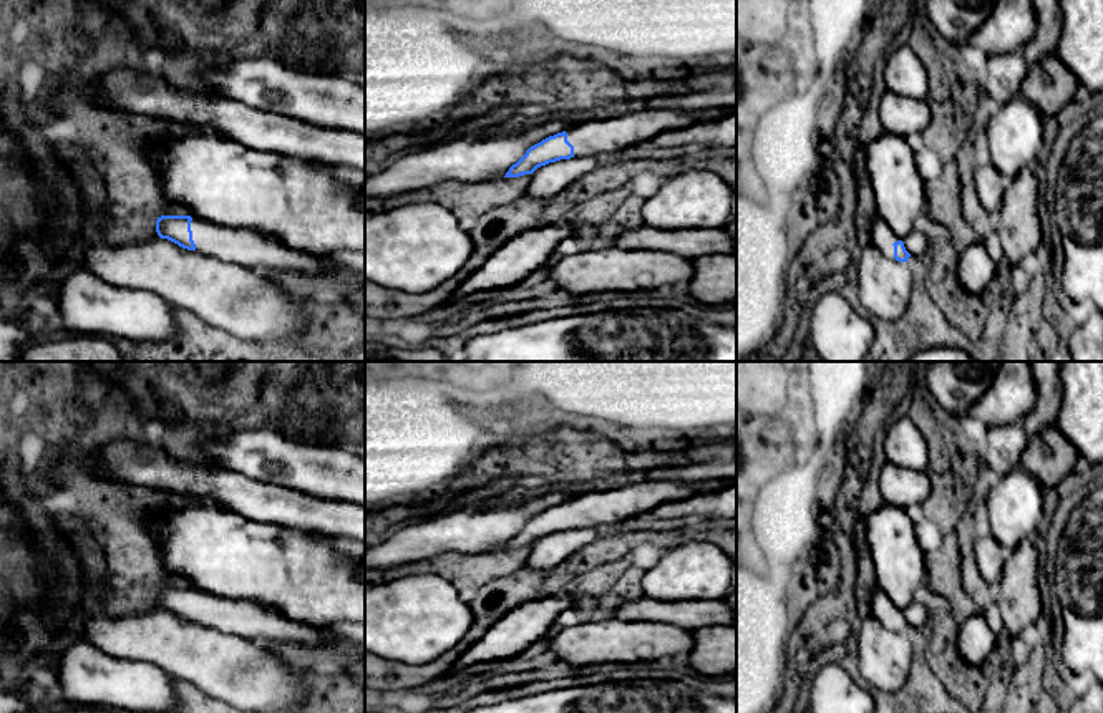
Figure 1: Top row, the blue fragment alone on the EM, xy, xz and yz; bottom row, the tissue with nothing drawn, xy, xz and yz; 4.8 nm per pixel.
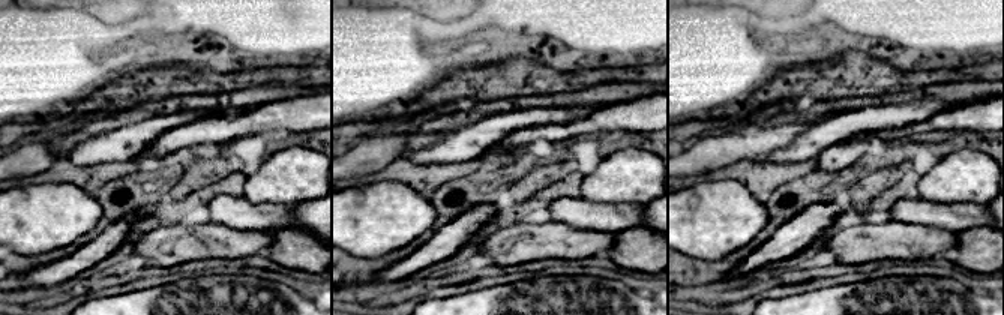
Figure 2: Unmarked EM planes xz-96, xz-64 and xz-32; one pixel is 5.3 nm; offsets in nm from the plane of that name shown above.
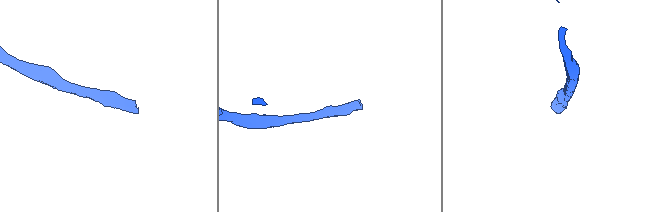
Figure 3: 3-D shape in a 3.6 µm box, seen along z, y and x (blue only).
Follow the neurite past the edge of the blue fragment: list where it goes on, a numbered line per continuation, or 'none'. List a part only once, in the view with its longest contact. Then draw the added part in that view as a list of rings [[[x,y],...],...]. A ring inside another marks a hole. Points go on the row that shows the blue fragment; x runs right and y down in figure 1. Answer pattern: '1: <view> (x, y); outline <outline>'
1: xy (252, 249); outline [[[192,217],[196,250],[222,262],[254,270],[294,270],[304,275],[325,275],[343,269],[338,255],[323,257],[295,250],[259,230],[229,229]]]

